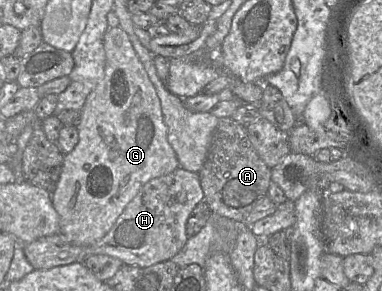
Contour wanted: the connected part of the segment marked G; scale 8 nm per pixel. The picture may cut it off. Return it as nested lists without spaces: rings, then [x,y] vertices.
[[[120,27],[108,28],[103,37],[103,46],[106,62],[102,77],[93,91],[87,96],[85,104],[80,111],[80,120],[76,126],[78,130],[78,143],[71,152],[64,155],[59,180],[54,191],[51,193],[51,201],[60,222],[60,230],[57,234],[61,234],[67,241],[77,246],[88,246],[102,239],[110,231],[117,218],[129,202],[138,194],[143,185],[151,179],[167,175],[180,167],[176,153],[167,139],[167,126],[164,122],[160,99],[127,33]]]

